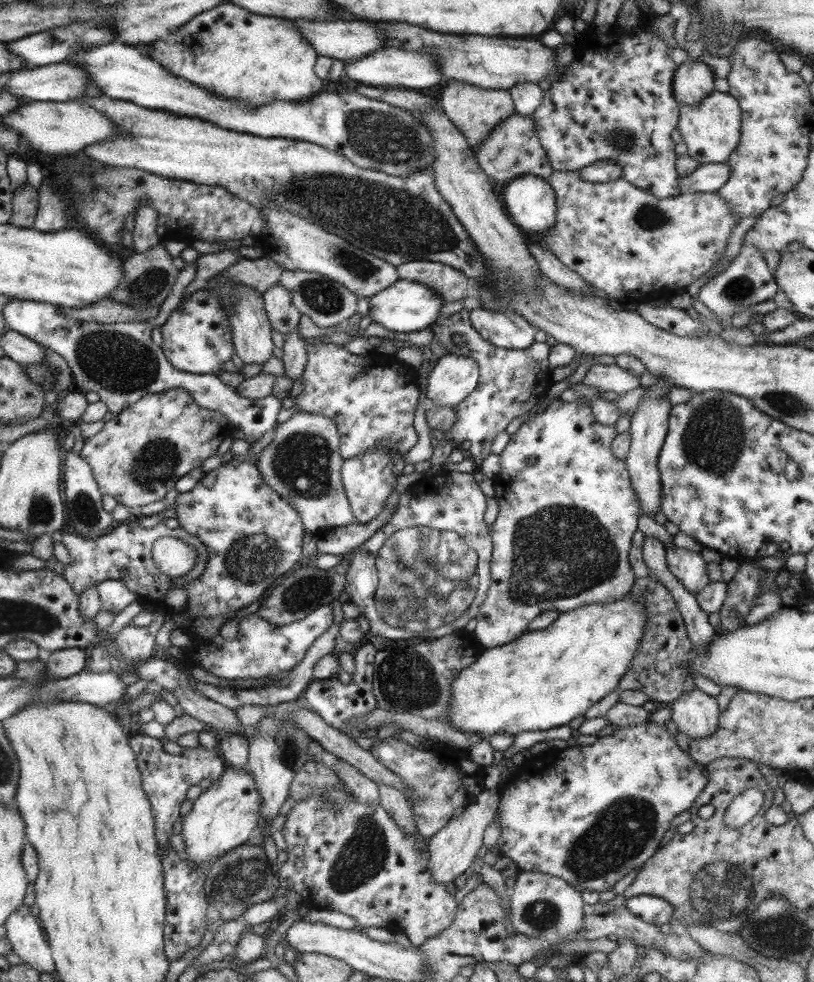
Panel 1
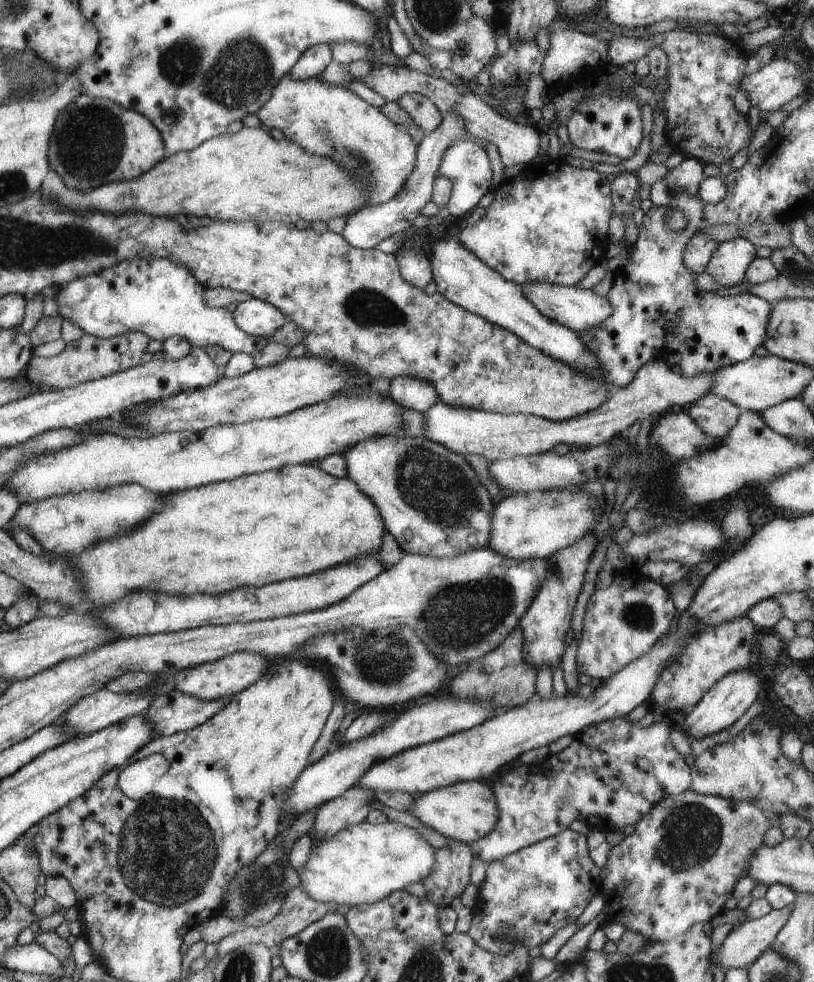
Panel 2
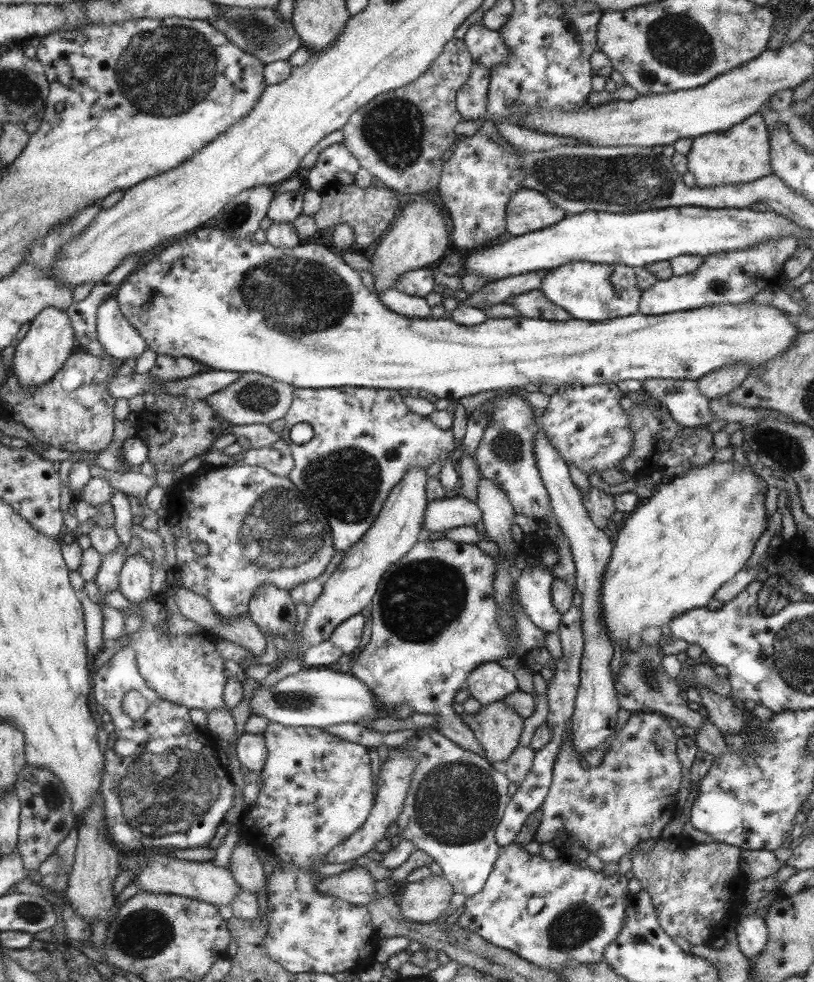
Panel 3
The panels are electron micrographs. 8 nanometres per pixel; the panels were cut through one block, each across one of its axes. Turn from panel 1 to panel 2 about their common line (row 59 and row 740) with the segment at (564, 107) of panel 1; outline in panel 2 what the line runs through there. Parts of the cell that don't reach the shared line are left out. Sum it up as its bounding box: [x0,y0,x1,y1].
[469,718,691,864]

